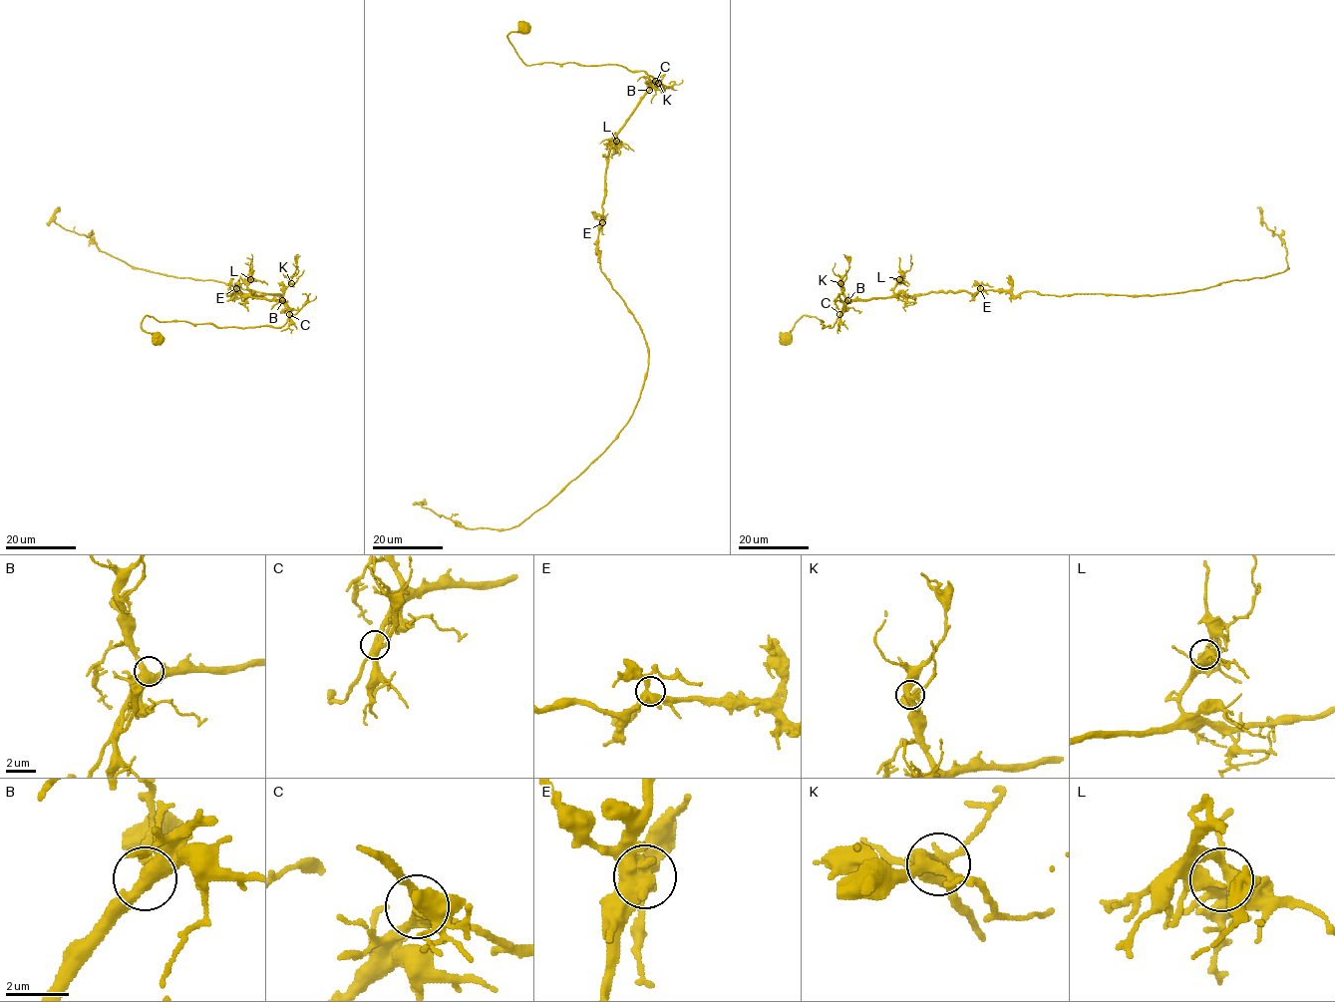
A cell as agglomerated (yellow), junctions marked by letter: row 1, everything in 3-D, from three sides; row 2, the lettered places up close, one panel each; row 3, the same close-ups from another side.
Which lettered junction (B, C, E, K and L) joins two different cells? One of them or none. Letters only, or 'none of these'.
none of these

